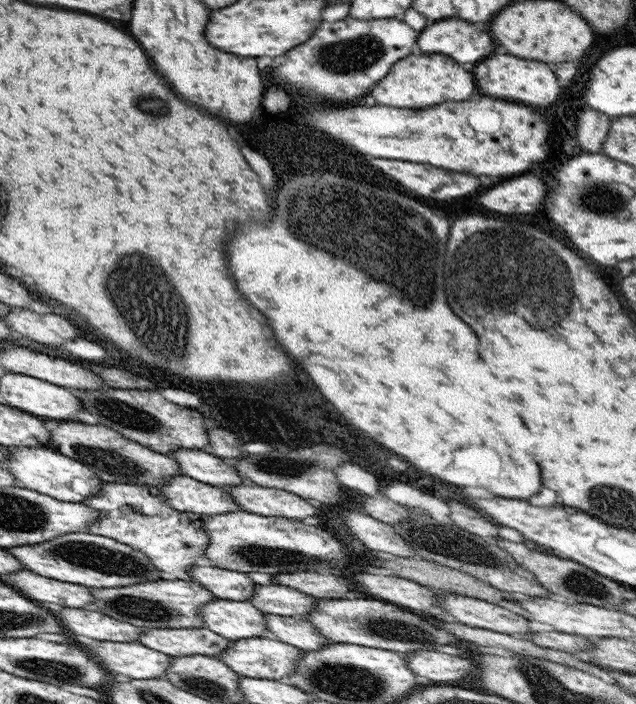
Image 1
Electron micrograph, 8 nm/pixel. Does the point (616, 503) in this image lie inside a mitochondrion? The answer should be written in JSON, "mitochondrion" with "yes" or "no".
{"mitochondrion":"yes"}

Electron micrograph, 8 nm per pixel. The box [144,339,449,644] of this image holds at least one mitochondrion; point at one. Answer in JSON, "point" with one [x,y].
{"point":[255,555]}

